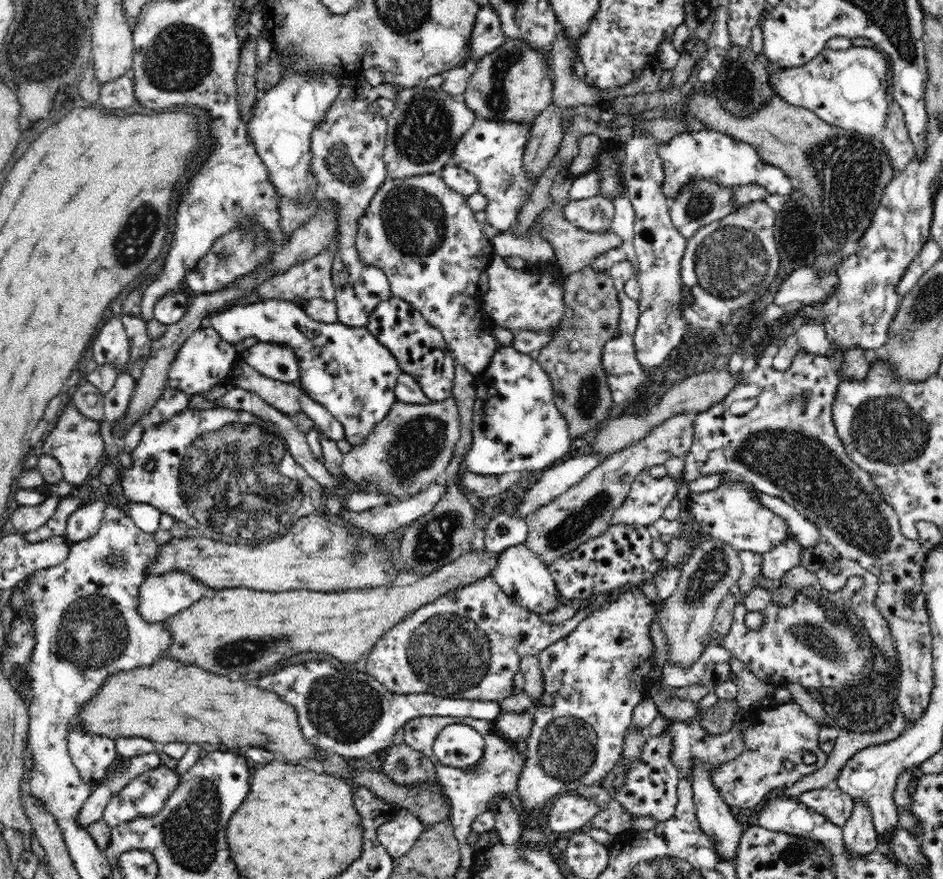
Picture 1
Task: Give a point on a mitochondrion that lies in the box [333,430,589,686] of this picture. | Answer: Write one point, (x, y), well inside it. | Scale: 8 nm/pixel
(433, 542)

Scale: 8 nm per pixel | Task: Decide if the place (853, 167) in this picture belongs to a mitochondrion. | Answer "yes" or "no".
yes

